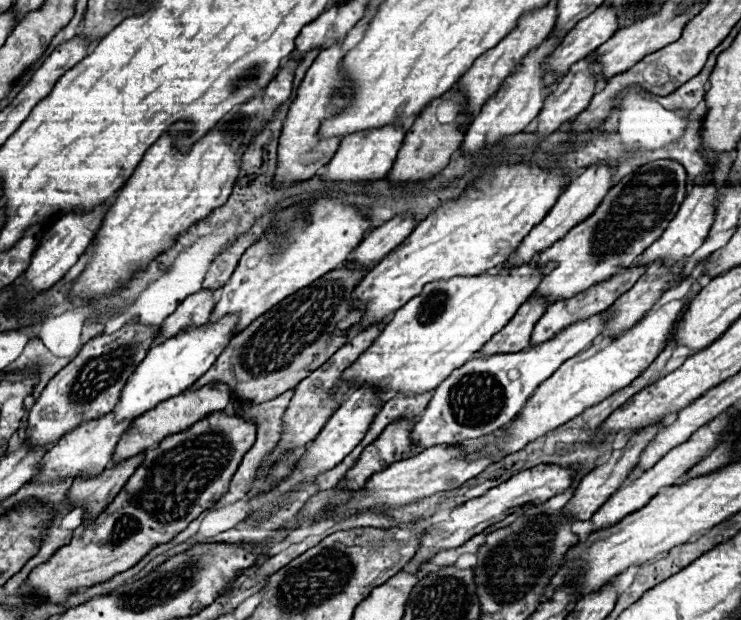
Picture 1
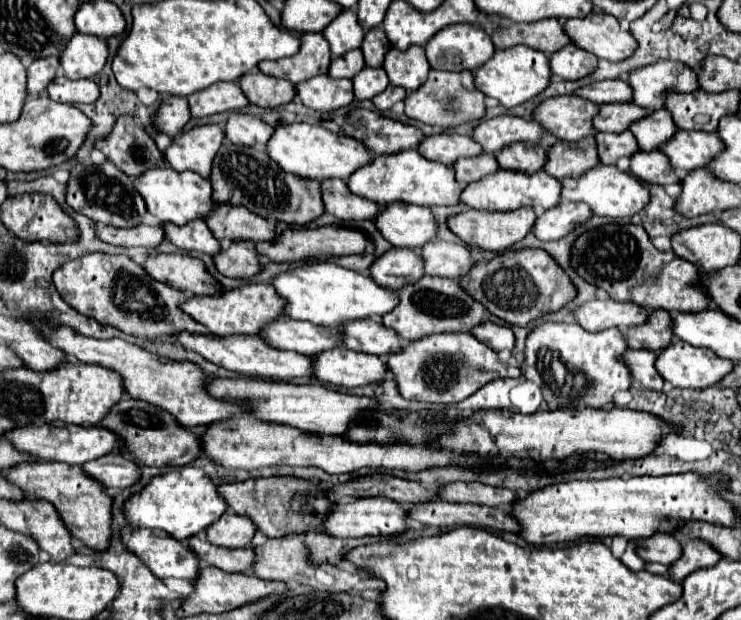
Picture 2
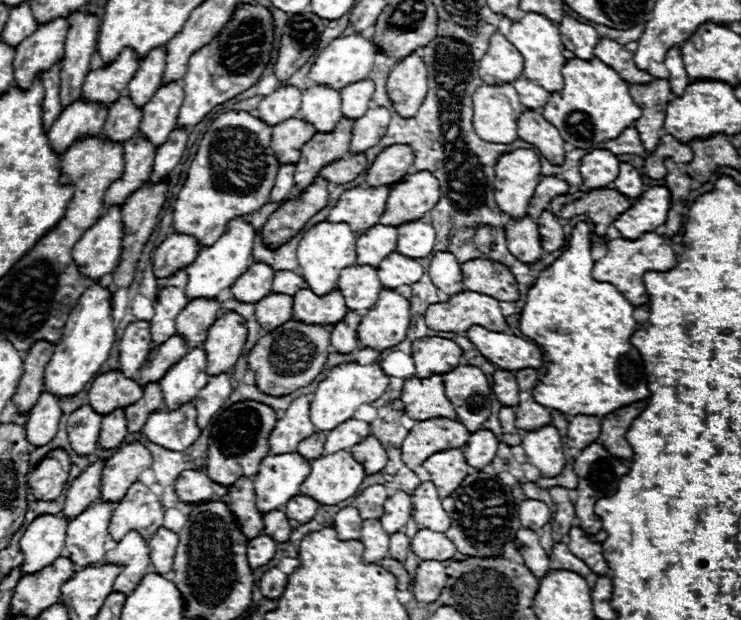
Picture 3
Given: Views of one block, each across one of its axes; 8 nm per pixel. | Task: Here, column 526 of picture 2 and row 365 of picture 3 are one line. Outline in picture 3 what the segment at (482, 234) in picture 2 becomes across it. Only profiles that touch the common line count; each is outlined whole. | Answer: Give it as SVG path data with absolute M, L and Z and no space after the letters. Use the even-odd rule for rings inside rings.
M232 310L210 326L206 342L202 344L202 350L206 352L208 358L210 376L234 370L234 364L242 354L246 334L248 334L246 320Z

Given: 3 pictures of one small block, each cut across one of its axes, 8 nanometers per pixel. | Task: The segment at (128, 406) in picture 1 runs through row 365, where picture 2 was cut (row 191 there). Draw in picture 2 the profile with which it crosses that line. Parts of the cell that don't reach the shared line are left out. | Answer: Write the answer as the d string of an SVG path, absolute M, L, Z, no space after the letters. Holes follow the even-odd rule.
M158 166L158 168L146 170L140 176L140 182L136 188L142 194L148 212L154 214L160 220L160 224L172 222L176 226L184 226L186 222L192 222L192 220L204 220L216 208L216 202L212 200L210 180L190 170L176 172L170 166Z

